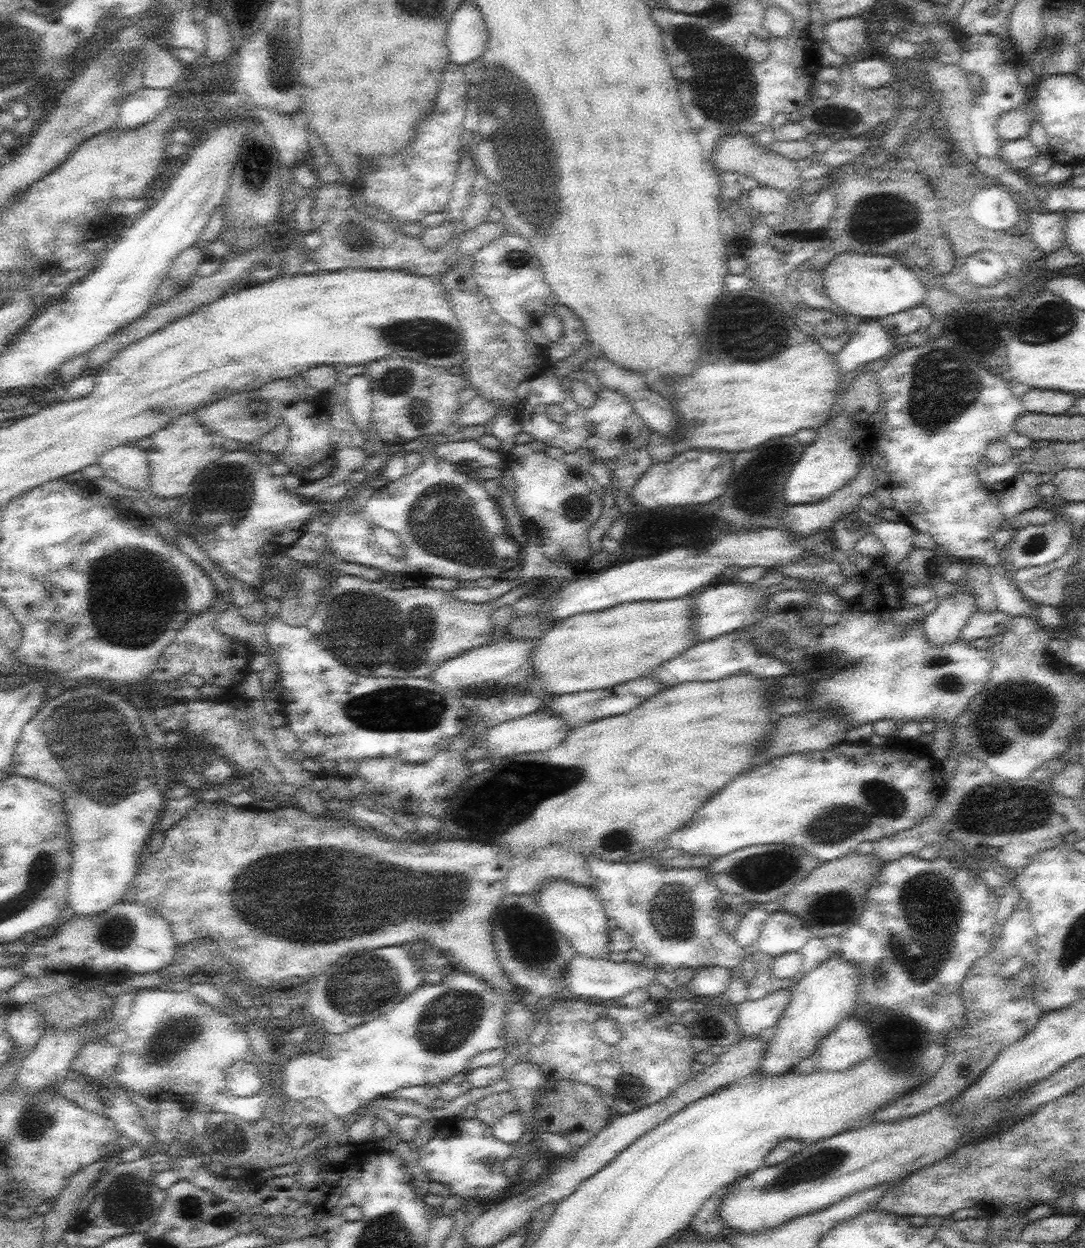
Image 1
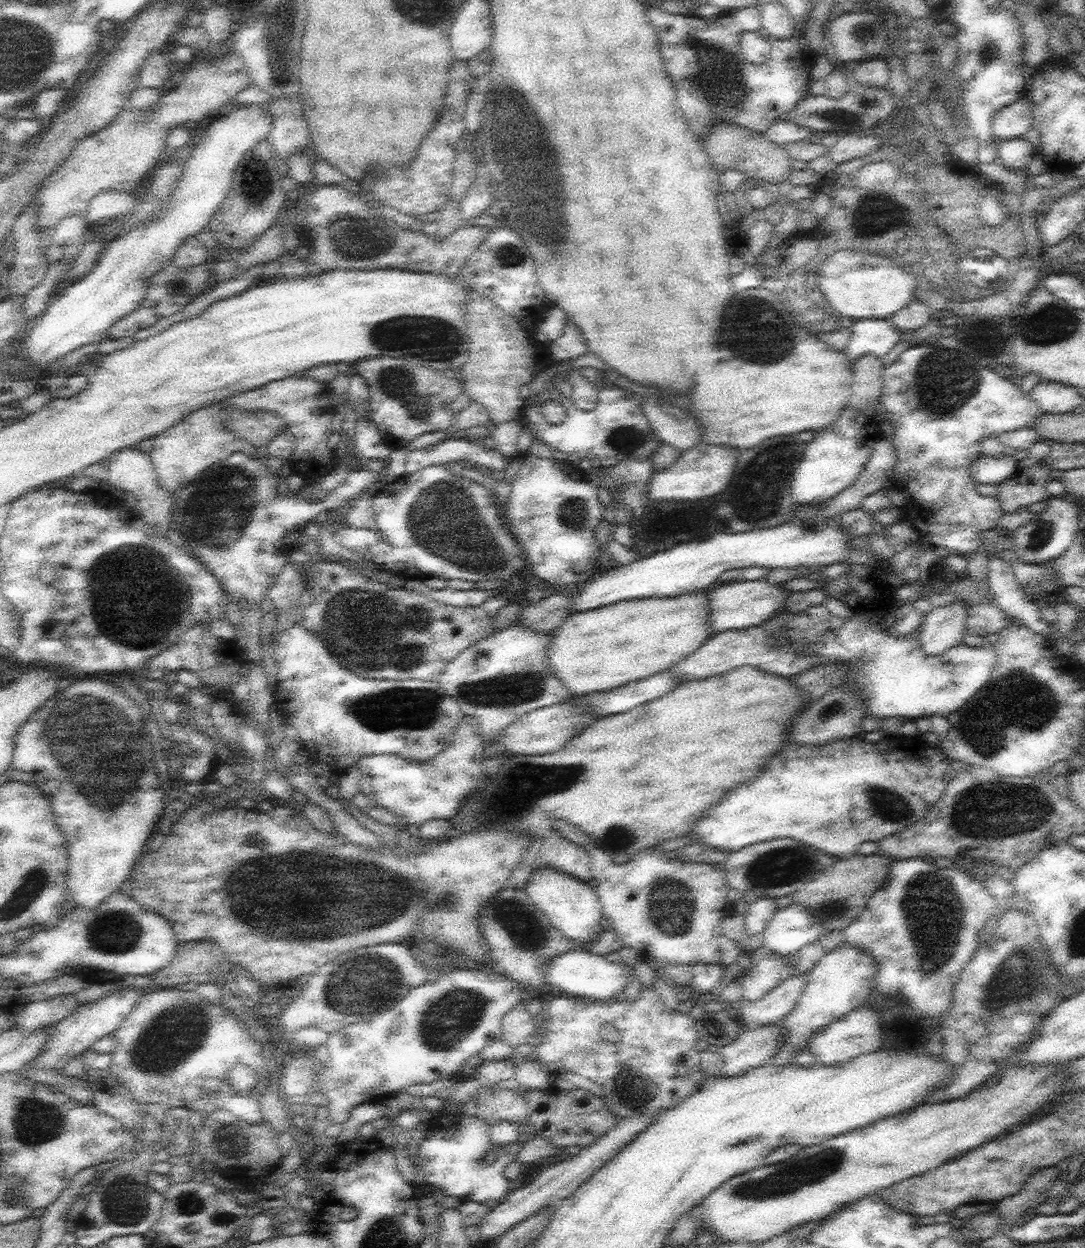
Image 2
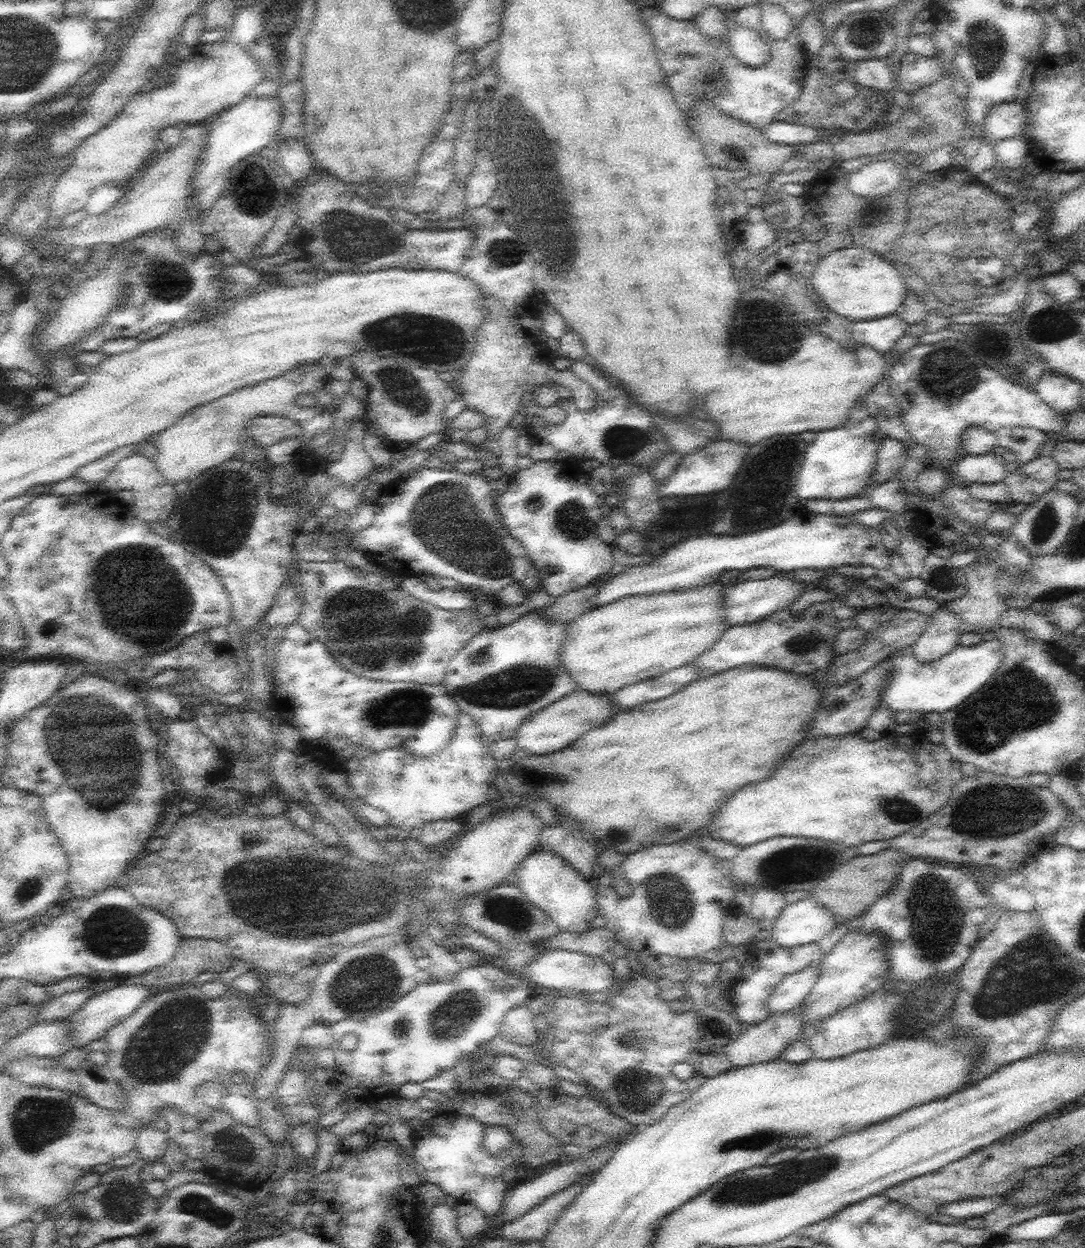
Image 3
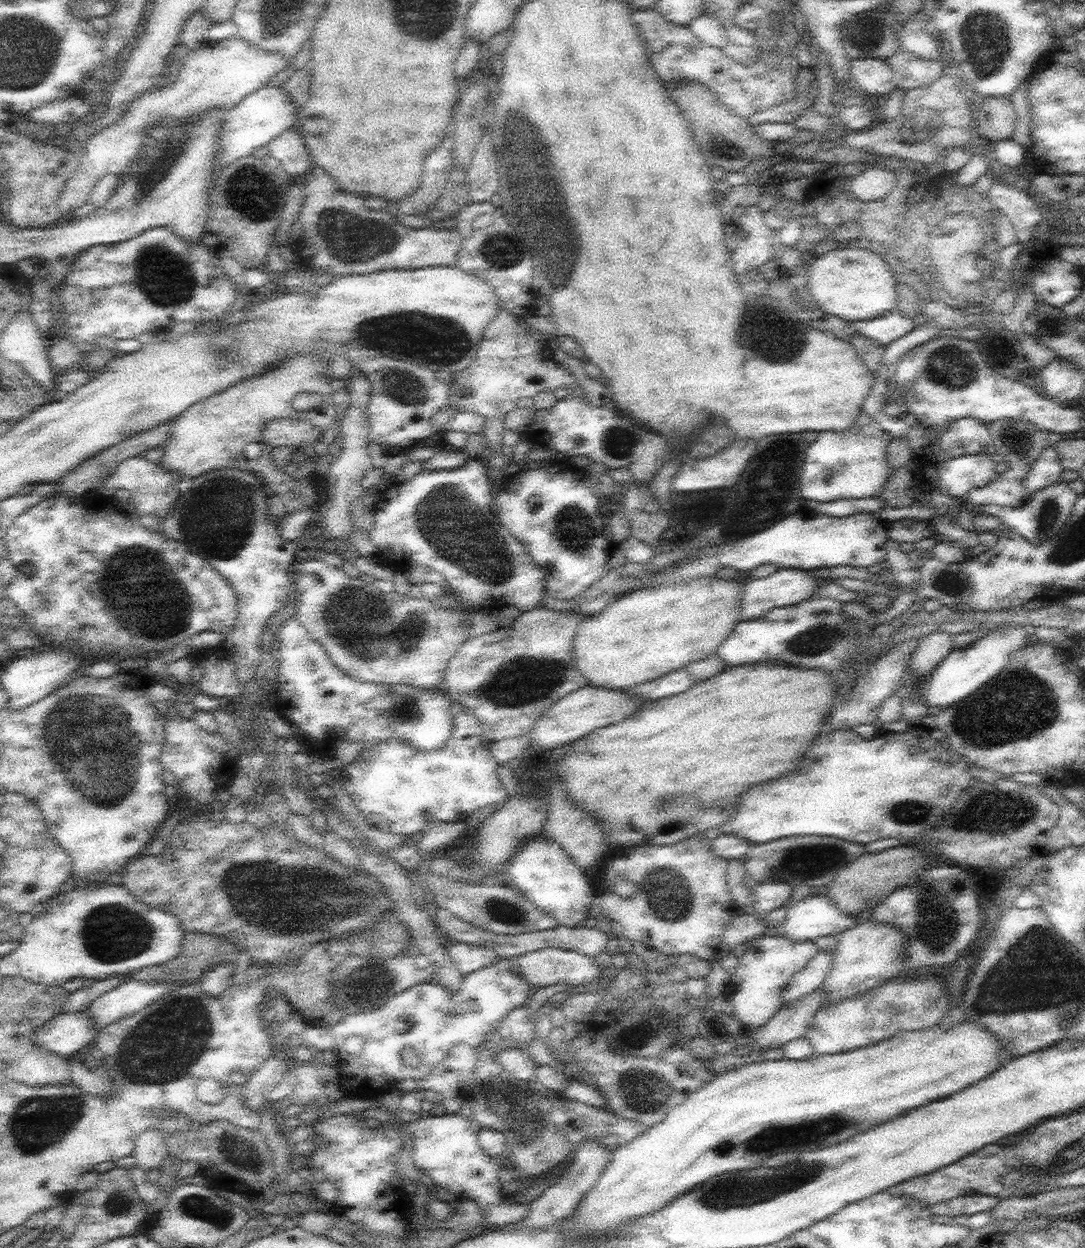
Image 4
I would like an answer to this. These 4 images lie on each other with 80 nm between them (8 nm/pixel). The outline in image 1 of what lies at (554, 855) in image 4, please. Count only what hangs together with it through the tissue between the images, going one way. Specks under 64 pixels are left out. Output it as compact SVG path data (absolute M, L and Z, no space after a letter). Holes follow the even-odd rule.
M552 879L537 892L536 897L551 925L571 942L578 954L609 959L612 953L609 942L613 923L594 888L564 879Z

